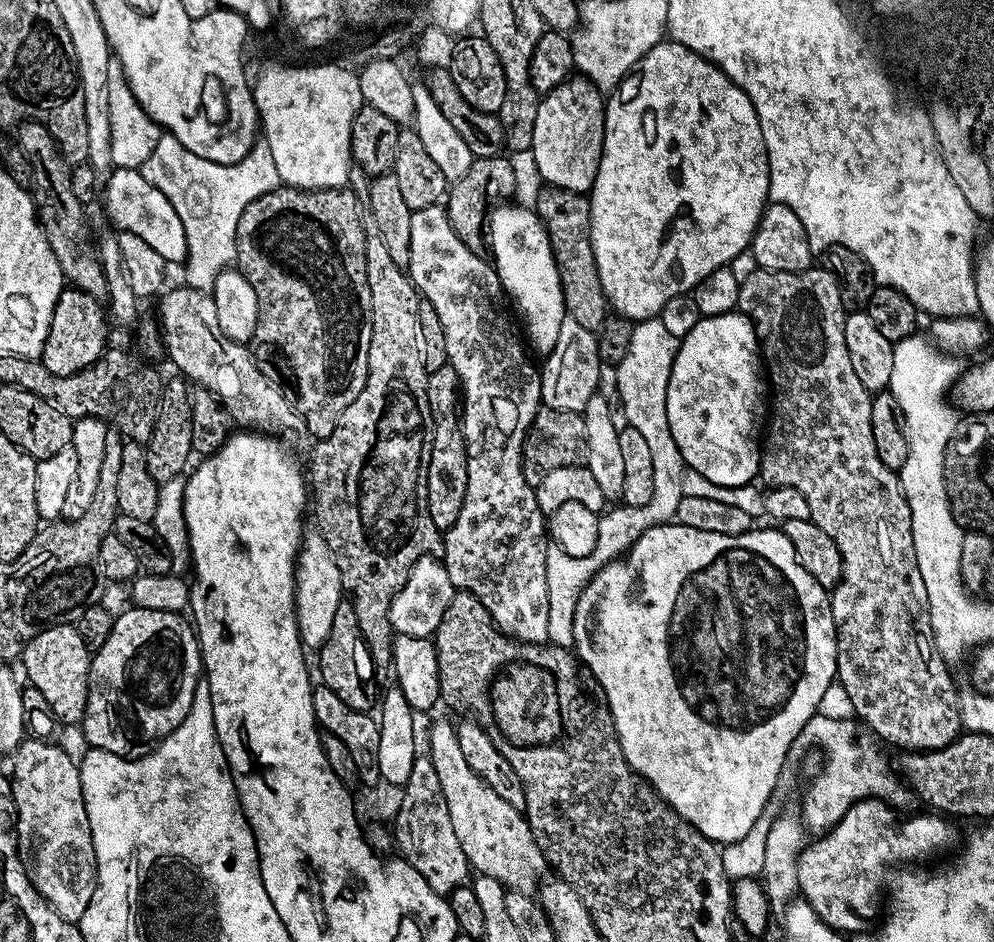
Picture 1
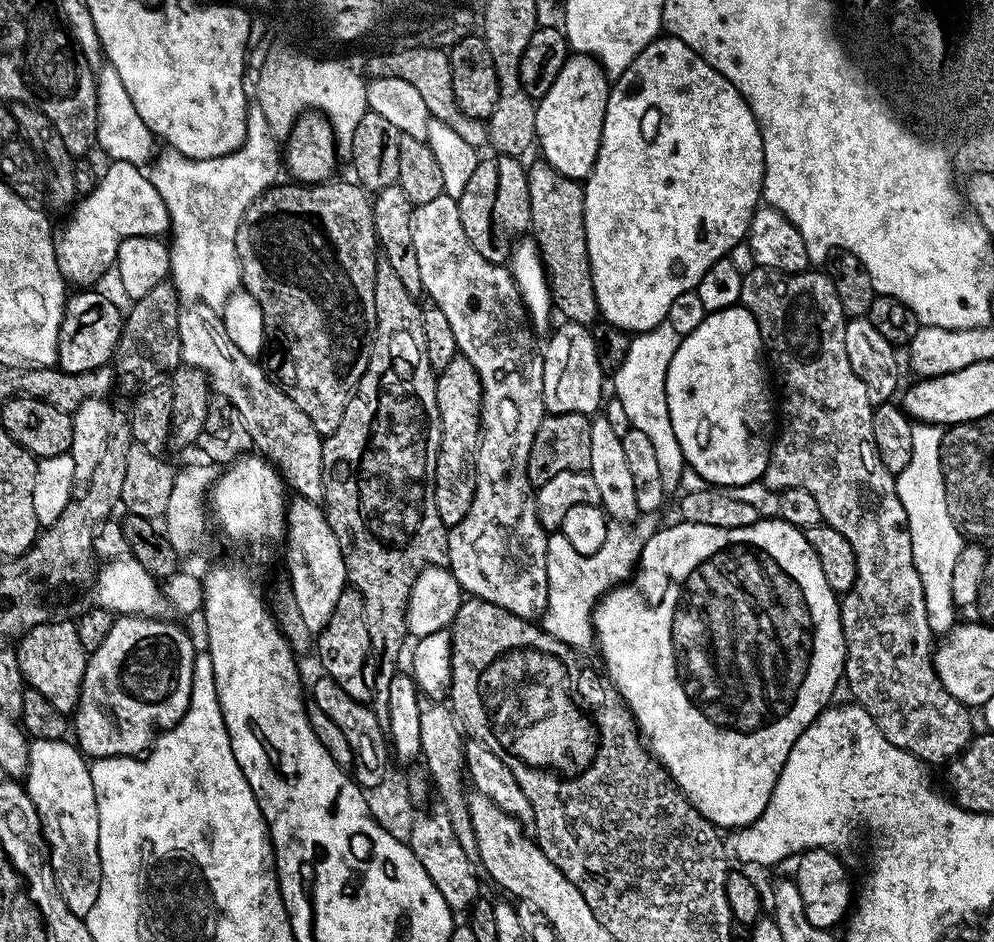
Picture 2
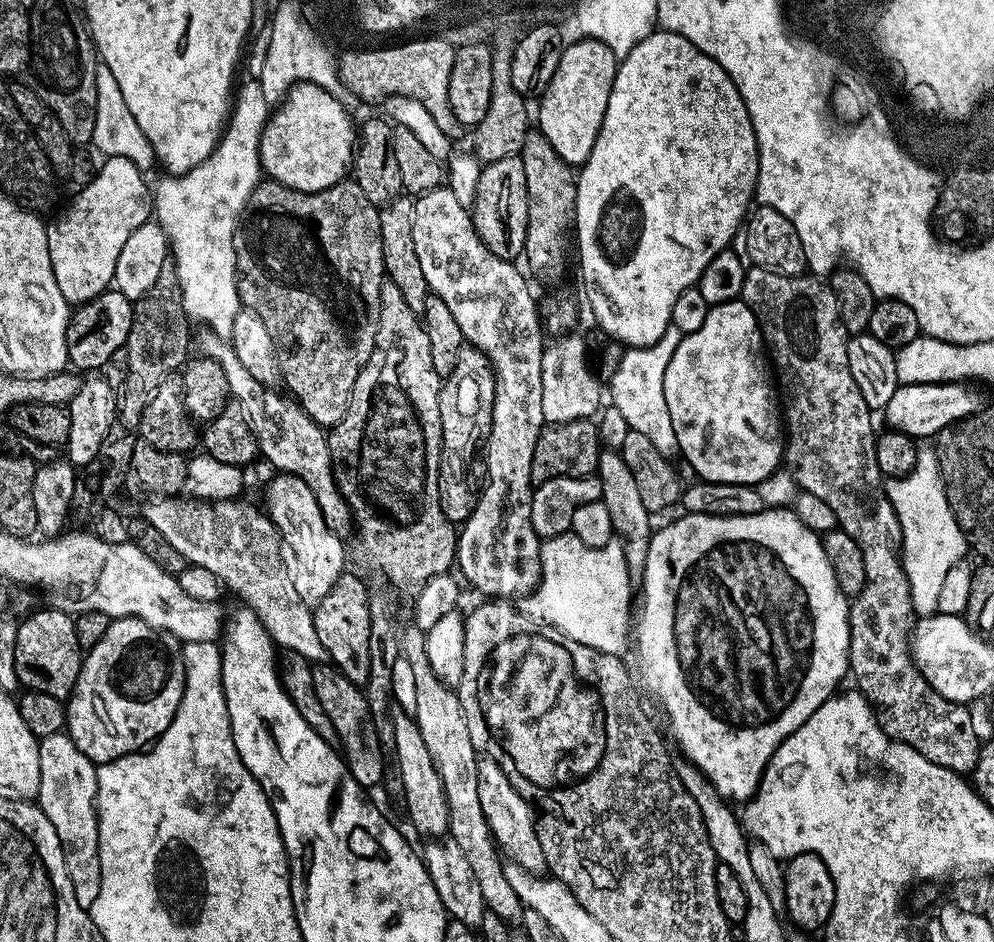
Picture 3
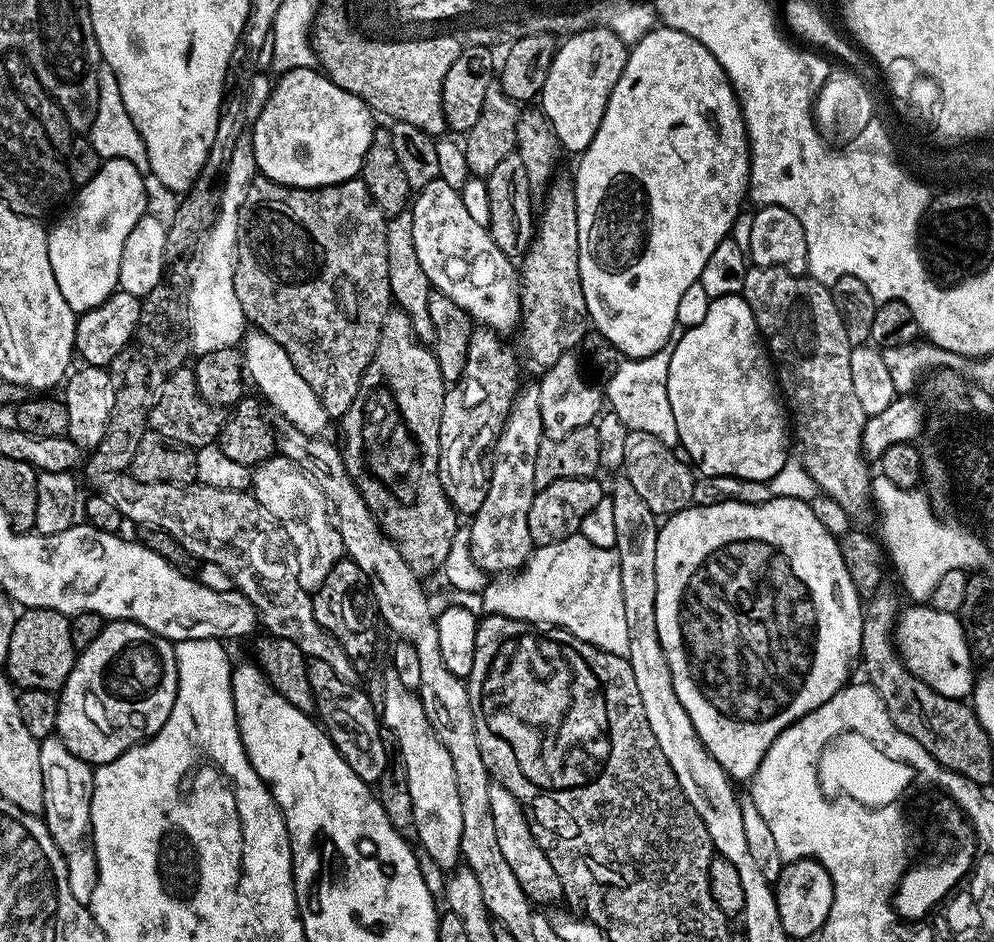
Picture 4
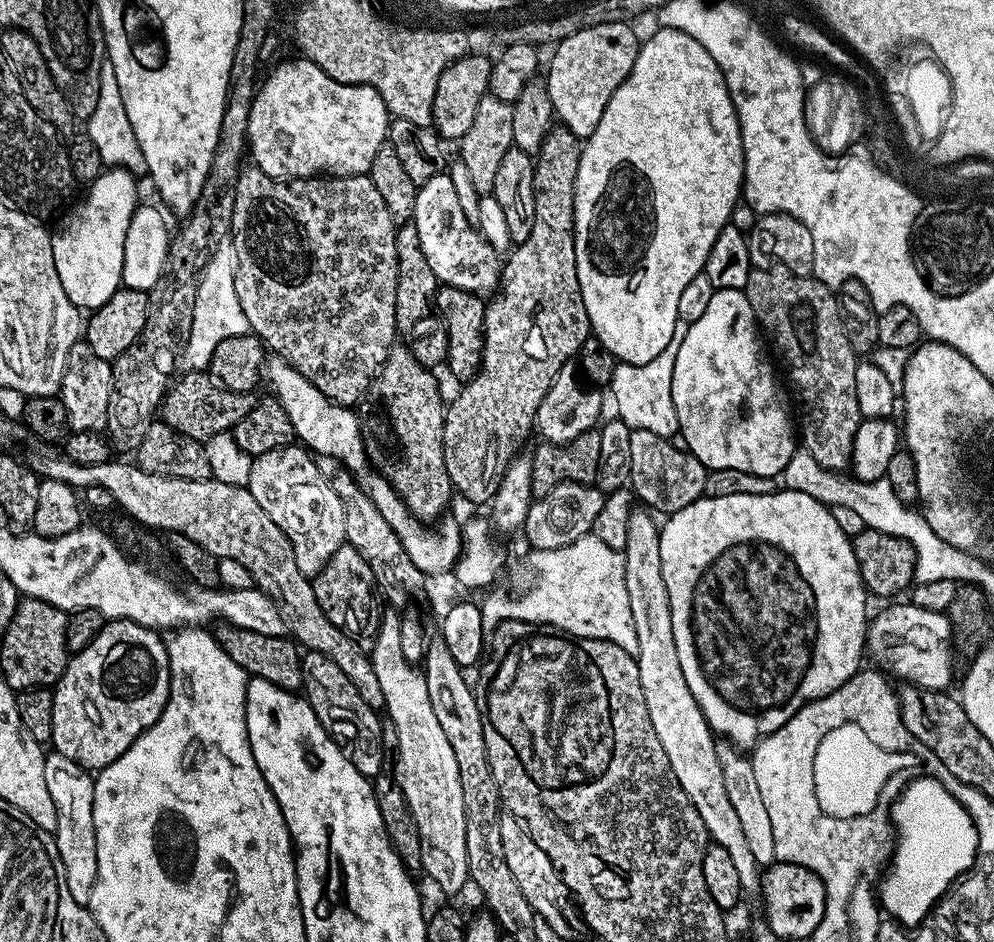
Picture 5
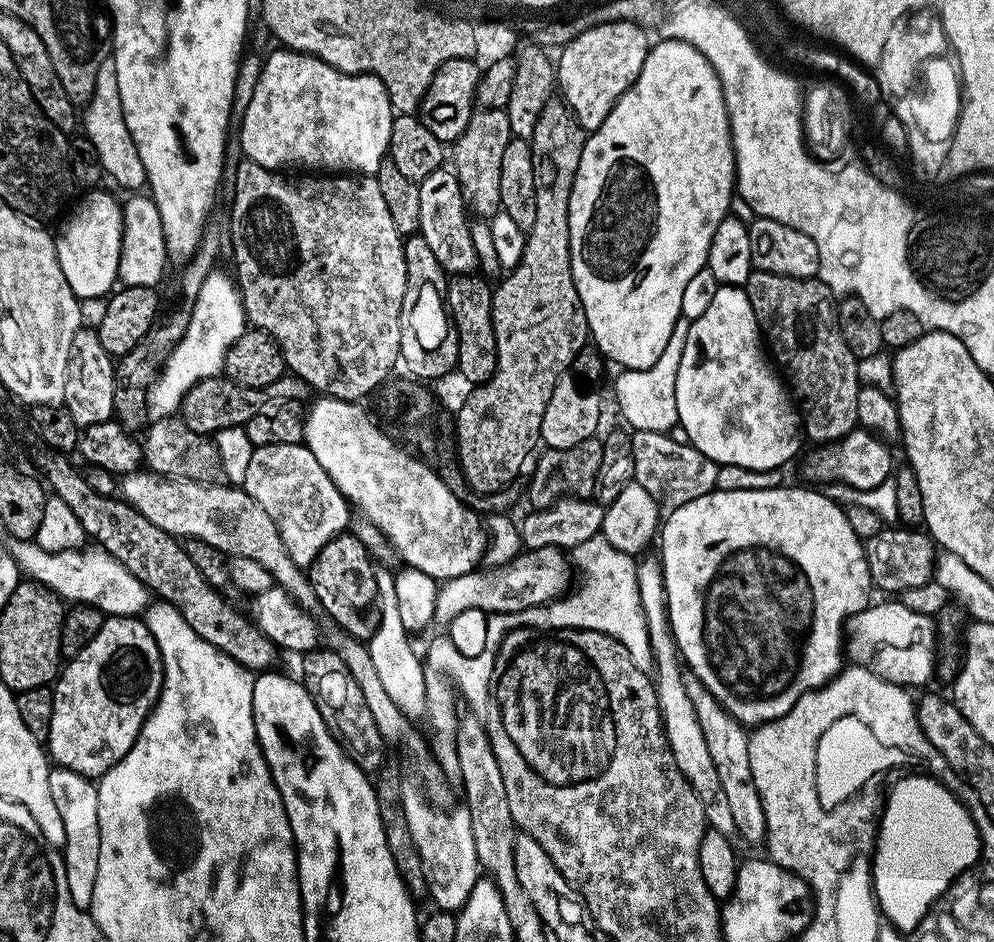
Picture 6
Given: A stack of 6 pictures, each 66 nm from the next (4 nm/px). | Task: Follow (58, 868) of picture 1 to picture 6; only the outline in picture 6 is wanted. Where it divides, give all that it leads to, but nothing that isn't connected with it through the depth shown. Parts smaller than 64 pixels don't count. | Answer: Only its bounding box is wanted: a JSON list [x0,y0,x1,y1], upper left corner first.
[49,767,100,909]

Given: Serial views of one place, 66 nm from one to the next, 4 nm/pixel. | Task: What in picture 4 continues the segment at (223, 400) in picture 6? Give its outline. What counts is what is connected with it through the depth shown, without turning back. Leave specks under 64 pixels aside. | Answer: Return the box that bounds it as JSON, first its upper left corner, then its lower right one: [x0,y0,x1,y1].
[148,364,227,450]

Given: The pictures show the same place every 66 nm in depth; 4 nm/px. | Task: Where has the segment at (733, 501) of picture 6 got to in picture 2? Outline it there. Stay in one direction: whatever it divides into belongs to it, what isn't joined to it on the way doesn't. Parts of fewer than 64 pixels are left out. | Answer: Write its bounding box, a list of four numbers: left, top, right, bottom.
[592,518,845,830]

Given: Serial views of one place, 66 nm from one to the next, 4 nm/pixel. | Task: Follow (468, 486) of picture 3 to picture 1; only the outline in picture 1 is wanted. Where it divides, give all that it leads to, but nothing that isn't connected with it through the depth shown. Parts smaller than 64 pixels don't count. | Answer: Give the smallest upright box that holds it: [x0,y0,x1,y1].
[426,364,468,530]

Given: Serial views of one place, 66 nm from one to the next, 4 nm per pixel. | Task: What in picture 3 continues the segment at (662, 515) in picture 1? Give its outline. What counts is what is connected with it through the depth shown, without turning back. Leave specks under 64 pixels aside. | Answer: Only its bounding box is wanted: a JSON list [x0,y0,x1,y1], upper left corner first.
[527,326,681,657]

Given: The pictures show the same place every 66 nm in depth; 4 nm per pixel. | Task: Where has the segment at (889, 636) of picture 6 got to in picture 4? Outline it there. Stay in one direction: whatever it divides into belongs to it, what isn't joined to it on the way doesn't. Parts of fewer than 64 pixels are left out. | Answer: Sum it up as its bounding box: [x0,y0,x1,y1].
[894,606,978,700]

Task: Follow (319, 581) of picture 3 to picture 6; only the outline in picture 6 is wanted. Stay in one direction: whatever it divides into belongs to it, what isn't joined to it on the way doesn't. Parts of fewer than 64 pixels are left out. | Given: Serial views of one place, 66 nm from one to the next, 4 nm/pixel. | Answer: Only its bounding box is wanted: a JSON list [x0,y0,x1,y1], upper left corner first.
[242,443,349,569]

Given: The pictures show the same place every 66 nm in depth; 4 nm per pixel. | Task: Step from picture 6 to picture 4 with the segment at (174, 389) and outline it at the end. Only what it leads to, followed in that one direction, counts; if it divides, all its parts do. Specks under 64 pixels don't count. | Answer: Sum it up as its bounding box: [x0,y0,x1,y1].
[188,143,258,354]

